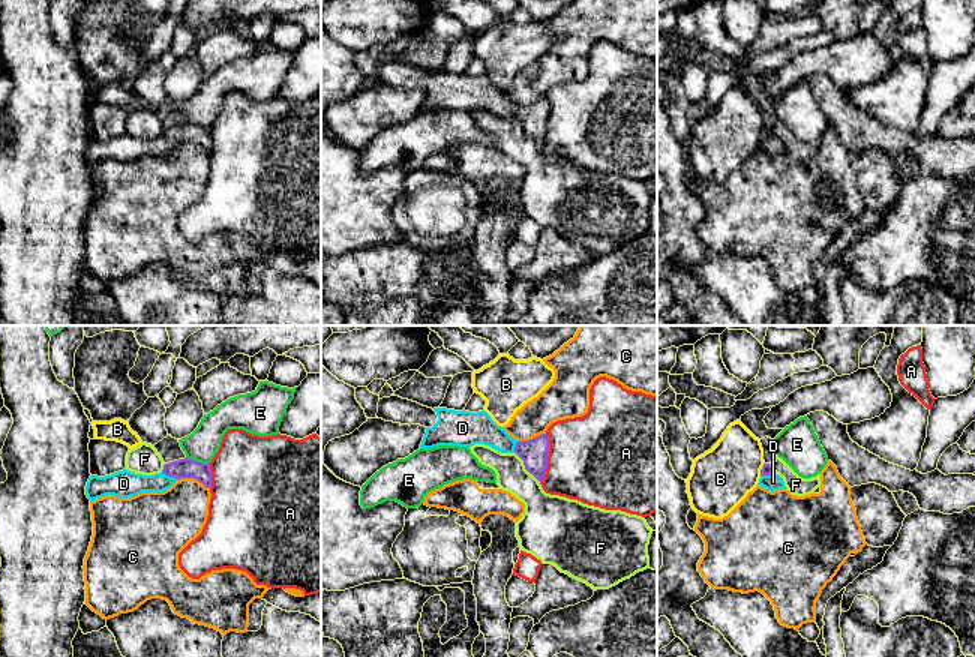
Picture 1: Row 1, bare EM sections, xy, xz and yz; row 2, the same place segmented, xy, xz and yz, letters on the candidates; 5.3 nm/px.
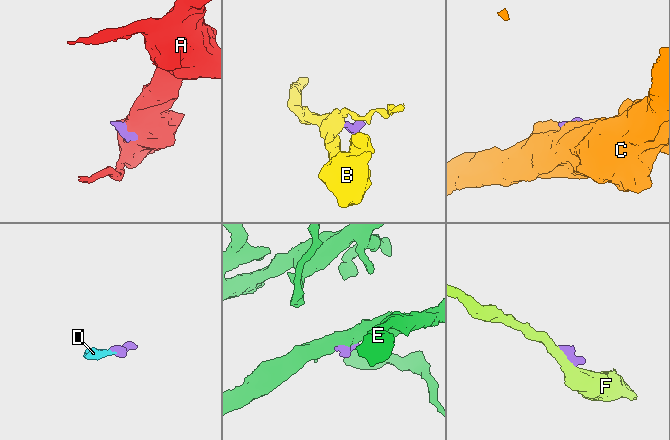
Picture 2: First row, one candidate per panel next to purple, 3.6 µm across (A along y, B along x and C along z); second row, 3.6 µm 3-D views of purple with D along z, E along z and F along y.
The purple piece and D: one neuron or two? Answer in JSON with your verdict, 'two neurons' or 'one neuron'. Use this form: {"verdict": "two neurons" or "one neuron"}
{"verdict": "one neuron"}

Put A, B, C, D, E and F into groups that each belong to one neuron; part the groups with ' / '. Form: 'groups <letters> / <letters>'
groups A / B / C / D / E / F

